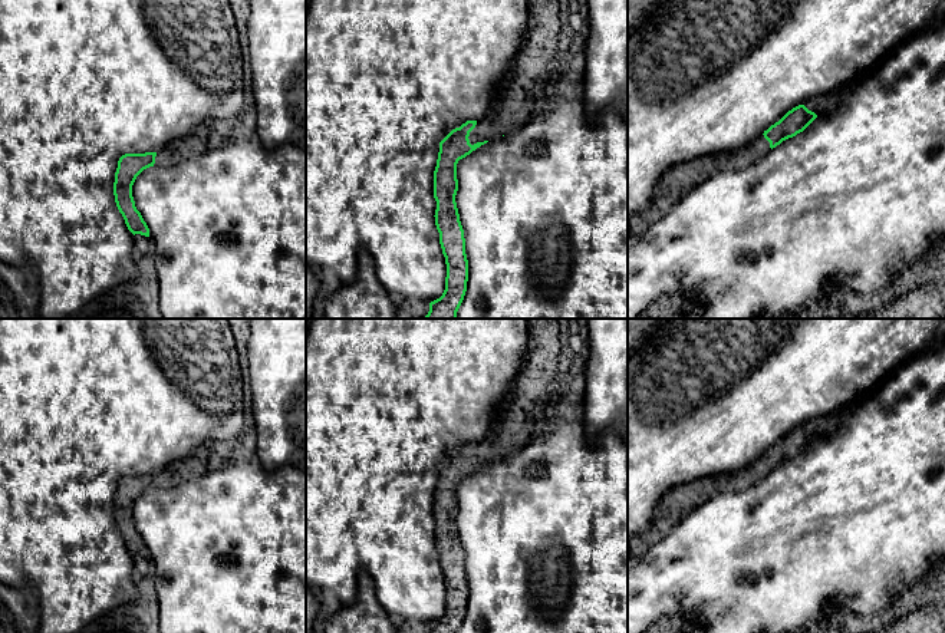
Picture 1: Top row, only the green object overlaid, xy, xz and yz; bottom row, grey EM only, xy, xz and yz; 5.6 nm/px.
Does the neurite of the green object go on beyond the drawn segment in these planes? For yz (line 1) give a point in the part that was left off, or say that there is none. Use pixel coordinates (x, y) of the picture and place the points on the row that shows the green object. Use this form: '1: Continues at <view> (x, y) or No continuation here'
1: Continues at yz (677, 181)

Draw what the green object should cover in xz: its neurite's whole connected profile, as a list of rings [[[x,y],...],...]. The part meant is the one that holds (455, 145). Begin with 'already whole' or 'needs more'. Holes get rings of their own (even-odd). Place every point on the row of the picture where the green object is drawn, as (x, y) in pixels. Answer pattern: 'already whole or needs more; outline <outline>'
needs more; outline [[[529,0],[529,24],[520,49],[504,80],[495,92],[488,112],[478,121],[467,121],[452,129],[441,142],[434,171],[434,198],[437,201],[435,225],[447,264],[445,290],[442,296],[429,303],[429,311],[422,319],[457,319],[457,311],[464,300],[468,281],[468,260],[465,254],[464,230],[455,202],[458,191],[457,164],[472,151],[491,139],[510,133],[523,126],[547,95],[544,78],[553,75],[553,67],[560,65],[557,55],[557,34],[562,27],[560,0]]]

